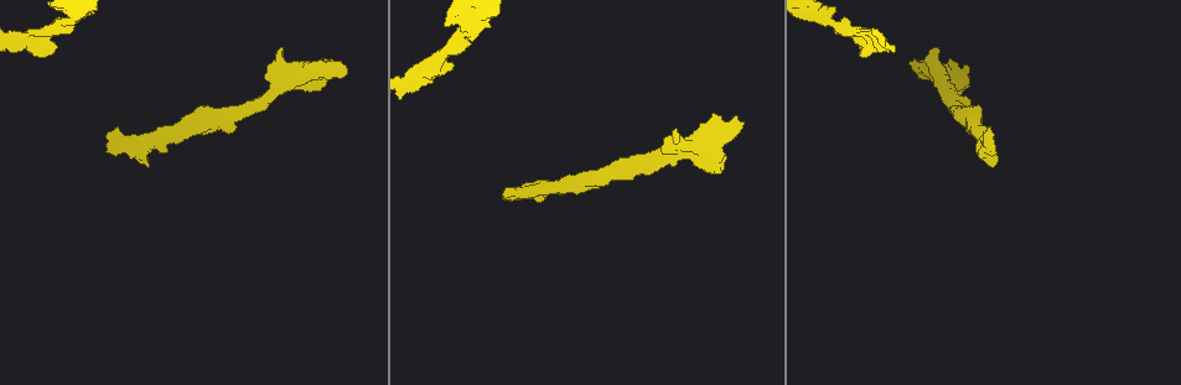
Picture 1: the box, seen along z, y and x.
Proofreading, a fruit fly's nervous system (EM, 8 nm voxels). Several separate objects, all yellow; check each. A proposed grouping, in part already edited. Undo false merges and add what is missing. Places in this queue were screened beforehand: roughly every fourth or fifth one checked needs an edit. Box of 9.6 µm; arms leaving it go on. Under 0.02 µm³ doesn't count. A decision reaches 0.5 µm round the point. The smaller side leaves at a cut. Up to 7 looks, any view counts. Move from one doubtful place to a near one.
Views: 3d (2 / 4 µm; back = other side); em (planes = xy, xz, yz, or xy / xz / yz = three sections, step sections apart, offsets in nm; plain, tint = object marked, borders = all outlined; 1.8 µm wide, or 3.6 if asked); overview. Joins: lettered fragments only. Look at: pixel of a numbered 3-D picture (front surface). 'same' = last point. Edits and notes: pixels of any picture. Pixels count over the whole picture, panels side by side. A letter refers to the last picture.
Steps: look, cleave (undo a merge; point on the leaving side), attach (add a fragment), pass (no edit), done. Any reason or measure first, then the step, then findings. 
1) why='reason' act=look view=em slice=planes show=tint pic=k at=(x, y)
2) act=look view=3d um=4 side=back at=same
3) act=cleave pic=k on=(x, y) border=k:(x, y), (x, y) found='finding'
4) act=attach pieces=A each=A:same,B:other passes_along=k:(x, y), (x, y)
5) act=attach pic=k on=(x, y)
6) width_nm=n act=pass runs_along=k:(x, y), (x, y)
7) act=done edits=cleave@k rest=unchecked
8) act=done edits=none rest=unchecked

why='an open end' act=look view=3d um=2 side=back pic=1 at=(738, 117)

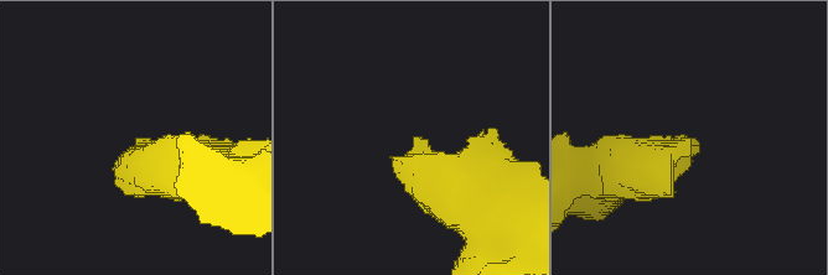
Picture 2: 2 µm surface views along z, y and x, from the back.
why='now the EM' act=look view=em slice=xy step=8 show=borders pic=2 at=(135, 151)

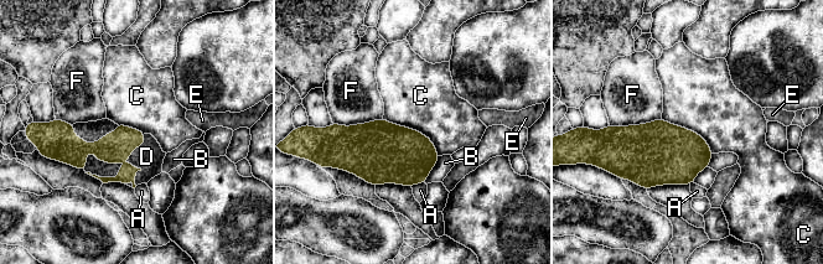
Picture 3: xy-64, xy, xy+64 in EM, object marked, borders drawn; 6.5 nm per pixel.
why='cut it another way' act=look view=em slice=planes show=borders at=same

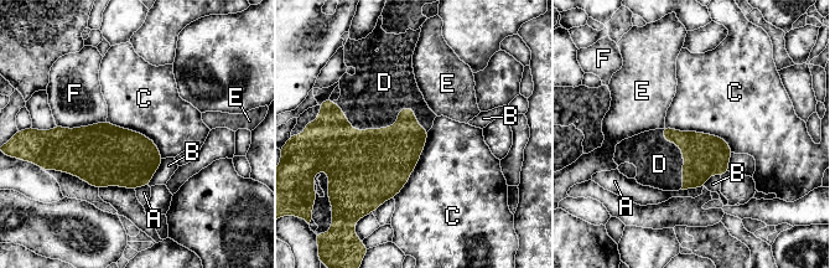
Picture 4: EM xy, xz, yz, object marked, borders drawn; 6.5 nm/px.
longest_contact=D:650nm act=attach pic=4 on=(371, 98) each=A:other,B:other,C:other,D:same,E:other,F:other passes_along=4:(374, 164), (387, 128), (371, 98) found='the neuron continues'

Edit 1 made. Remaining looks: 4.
why='redraw' act=look view=overview

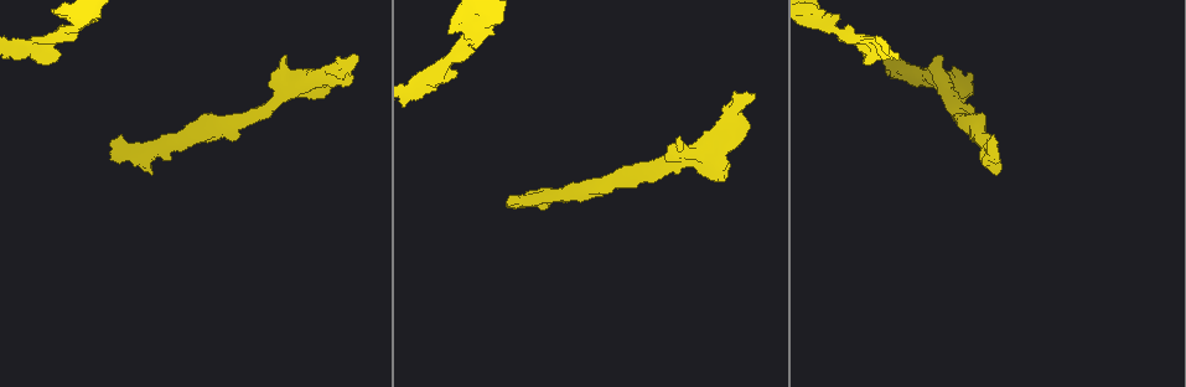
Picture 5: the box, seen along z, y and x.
why='an open end' act=look view=em slice=xy step=4 show=tint pic=5 at=(413, 76)

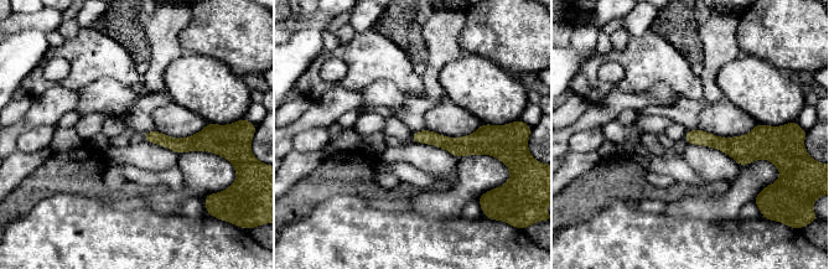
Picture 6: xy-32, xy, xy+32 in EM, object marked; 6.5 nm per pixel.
act=look view=em slice=planes show=borders at=same

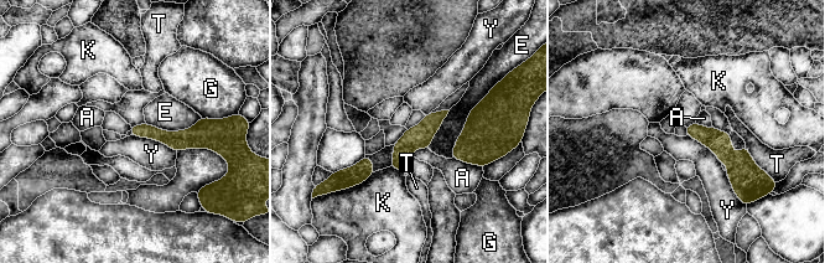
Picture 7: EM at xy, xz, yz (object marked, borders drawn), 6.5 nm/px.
act=pass each=A:other,E:other,G:other,K:other,T:other,Y:other border=7:(131, 134), (156, 139), (176, 153) found='none of them fits'

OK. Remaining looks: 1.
act=done edits=attach@4 rest=unchecked

